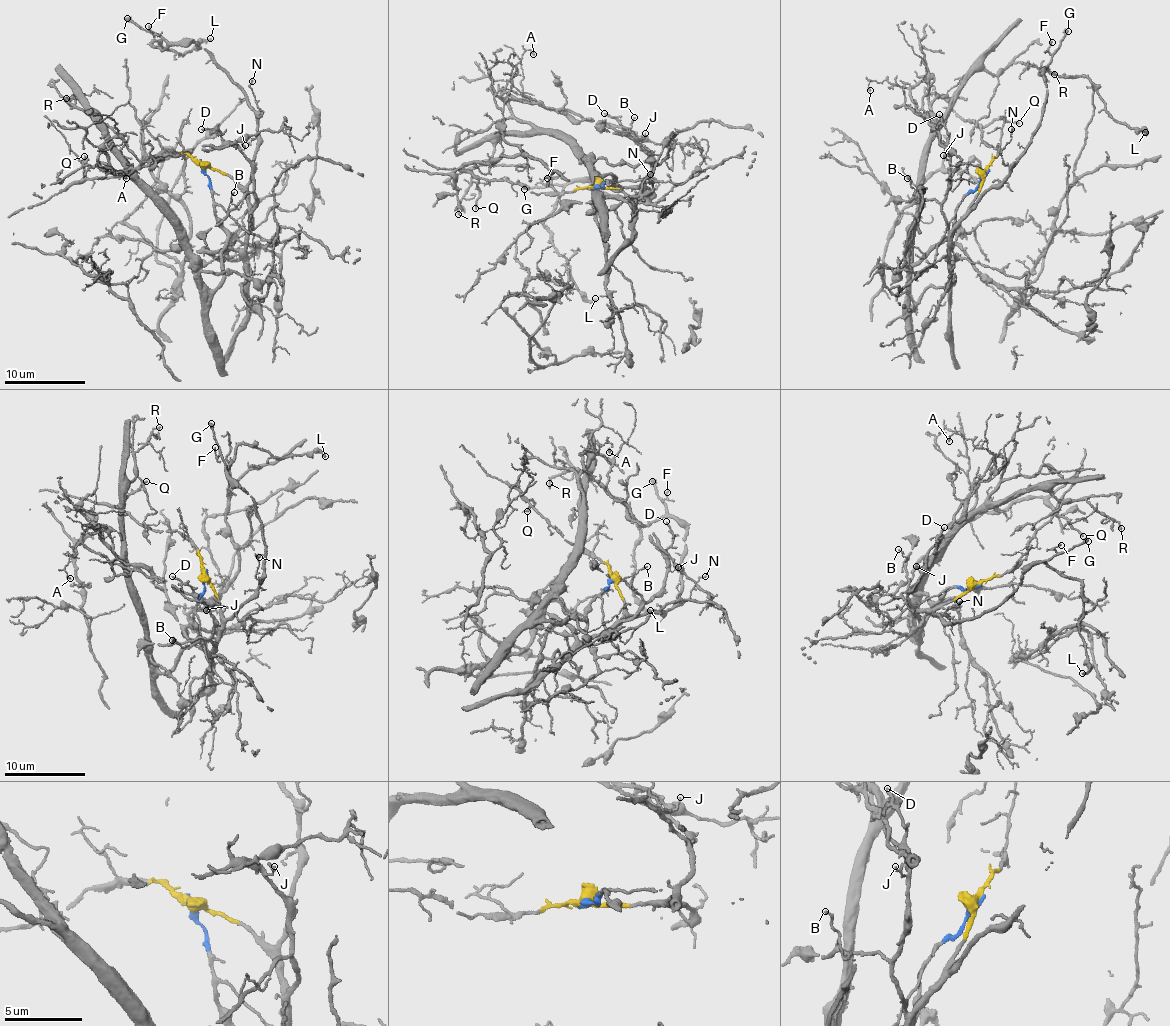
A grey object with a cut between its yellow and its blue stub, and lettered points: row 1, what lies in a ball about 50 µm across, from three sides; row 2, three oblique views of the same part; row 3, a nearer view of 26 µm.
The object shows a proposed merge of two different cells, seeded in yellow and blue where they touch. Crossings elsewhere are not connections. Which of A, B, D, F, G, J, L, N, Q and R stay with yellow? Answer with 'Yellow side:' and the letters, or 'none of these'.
Yellow side: B, D, F, G, J, L, N, Q

